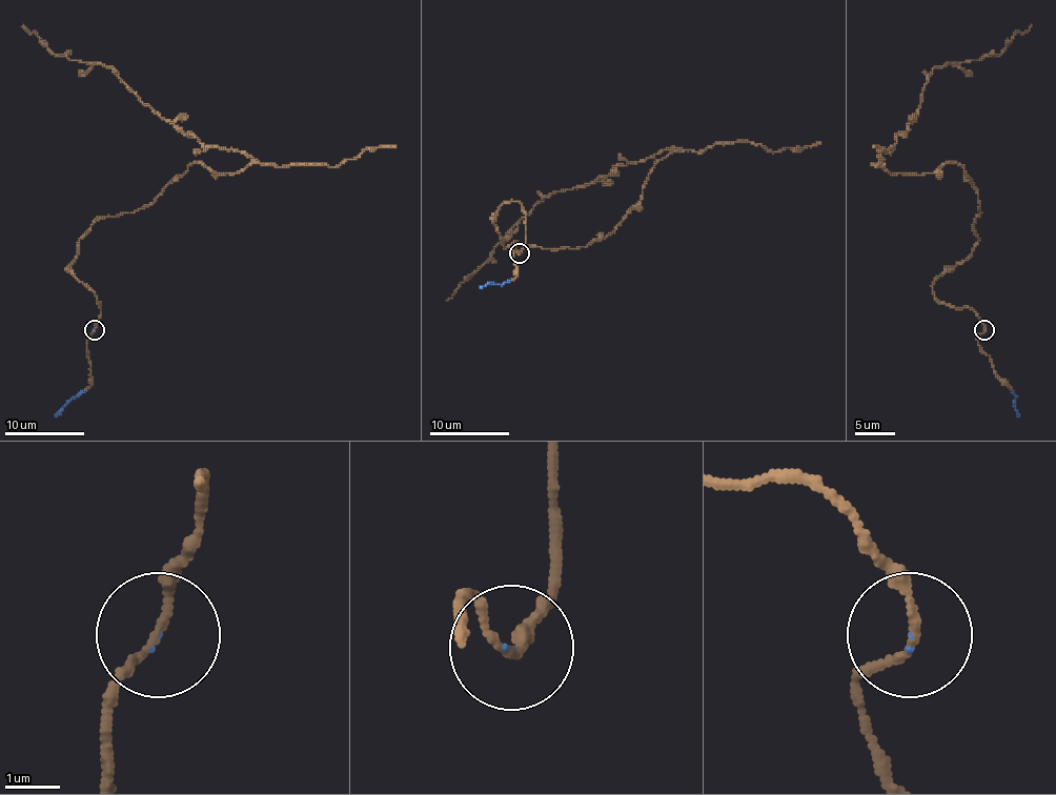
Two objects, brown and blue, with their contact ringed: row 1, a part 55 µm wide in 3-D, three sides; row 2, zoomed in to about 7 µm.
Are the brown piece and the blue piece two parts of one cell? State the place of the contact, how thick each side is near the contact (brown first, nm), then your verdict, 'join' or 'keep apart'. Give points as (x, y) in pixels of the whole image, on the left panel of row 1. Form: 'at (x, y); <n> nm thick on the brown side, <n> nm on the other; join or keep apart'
at (94, 330); 140 nm thick on the brown side, 40 nm on the other; join

